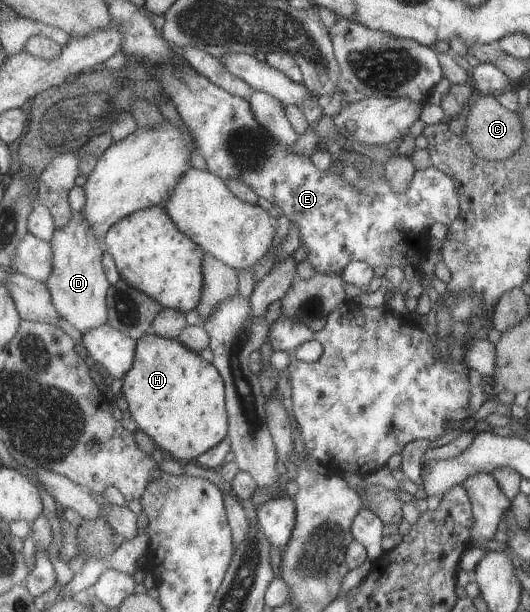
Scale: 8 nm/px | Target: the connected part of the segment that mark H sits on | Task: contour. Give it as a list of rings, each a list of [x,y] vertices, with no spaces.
[[[147,333],[138,341],[136,362],[122,382],[123,404],[128,406],[139,428],[158,444],[164,455],[181,463],[196,463],[202,454],[229,436],[225,378],[213,363],[206,362],[198,352],[187,348],[180,340]]]

